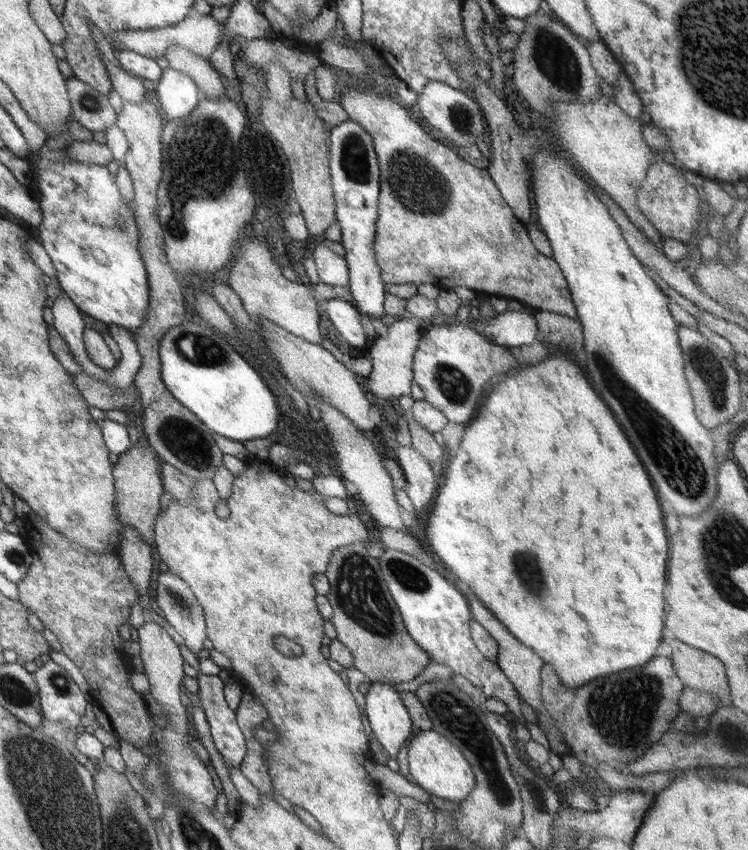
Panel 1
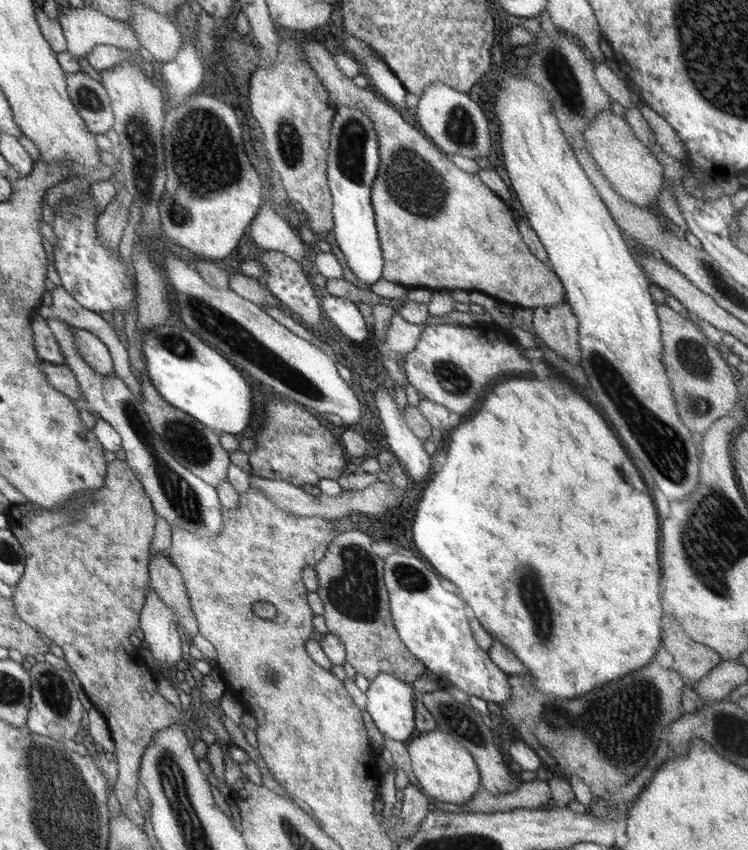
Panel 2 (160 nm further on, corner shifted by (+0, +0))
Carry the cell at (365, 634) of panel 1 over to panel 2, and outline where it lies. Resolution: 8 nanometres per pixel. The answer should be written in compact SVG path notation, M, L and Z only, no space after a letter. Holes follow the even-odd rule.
M359 529L337 533L325 547L323 556L313 565L317 575L316 595L320 598L322 617L327 631L344 646L344 659L357 674L370 681L379 673L387 673L406 683L412 683L426 671L426 668L399 641L399 636L390 620L388 594L382 577L384 560L371 551L371 540Z

